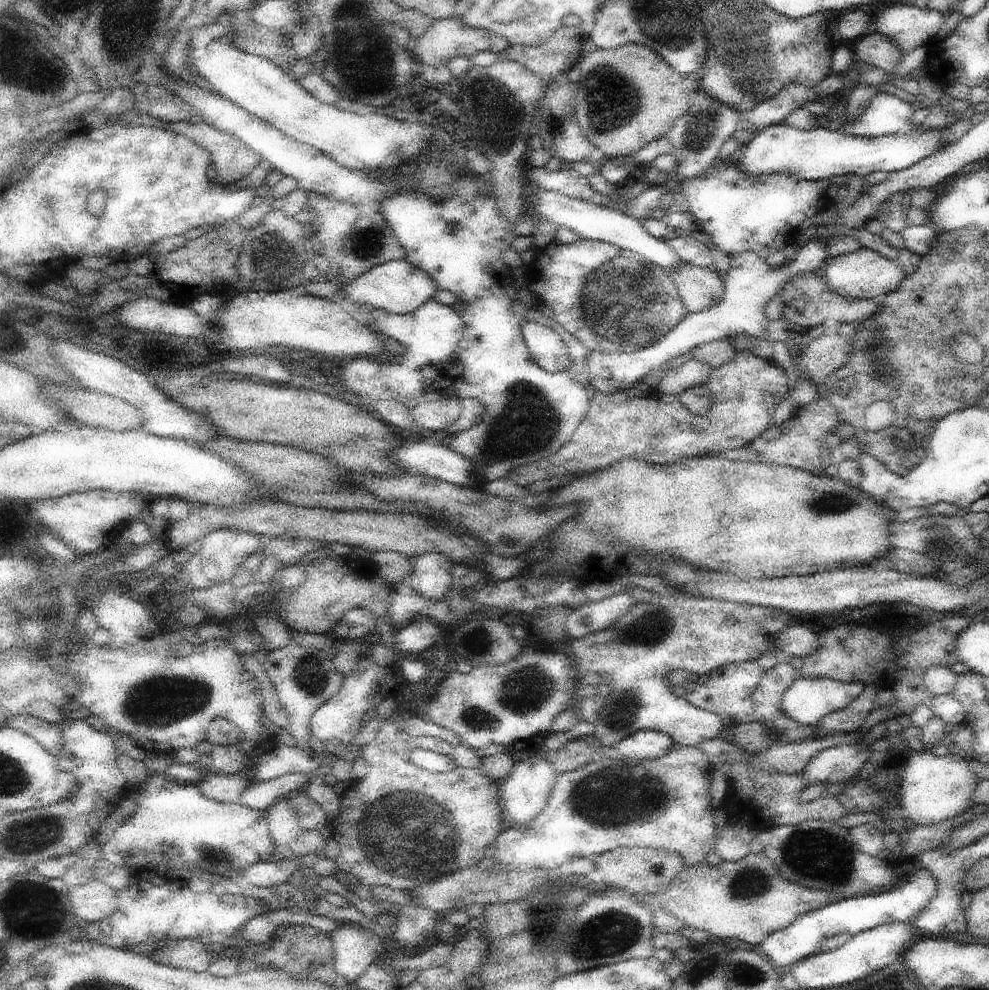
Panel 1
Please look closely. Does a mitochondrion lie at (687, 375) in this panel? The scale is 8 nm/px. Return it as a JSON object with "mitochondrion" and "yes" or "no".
{"mitochondrion":"no"}

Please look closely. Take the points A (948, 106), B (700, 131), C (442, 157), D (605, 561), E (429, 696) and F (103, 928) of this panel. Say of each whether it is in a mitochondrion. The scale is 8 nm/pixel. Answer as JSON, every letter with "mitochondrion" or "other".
{"A":"other","B":"mitochondrion","C":"mitochondrion","D":"other","E":"other","F":"other"}

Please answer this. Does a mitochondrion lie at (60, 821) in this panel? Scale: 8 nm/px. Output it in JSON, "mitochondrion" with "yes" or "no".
{"mitochondrion":"yes"}

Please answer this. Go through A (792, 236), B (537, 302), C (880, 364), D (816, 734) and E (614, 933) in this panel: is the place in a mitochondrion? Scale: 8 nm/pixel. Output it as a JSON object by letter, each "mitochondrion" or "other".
{"A":"other","B":"other","C":"mitochondrion","D":"other","E":"mitochondrion"}

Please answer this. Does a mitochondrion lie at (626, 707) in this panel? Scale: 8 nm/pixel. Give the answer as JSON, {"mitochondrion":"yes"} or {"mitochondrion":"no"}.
{"mitochondrion":"yes"}

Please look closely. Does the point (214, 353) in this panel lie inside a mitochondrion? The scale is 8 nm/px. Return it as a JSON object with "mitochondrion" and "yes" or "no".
{"mitochondrion":"no"}

